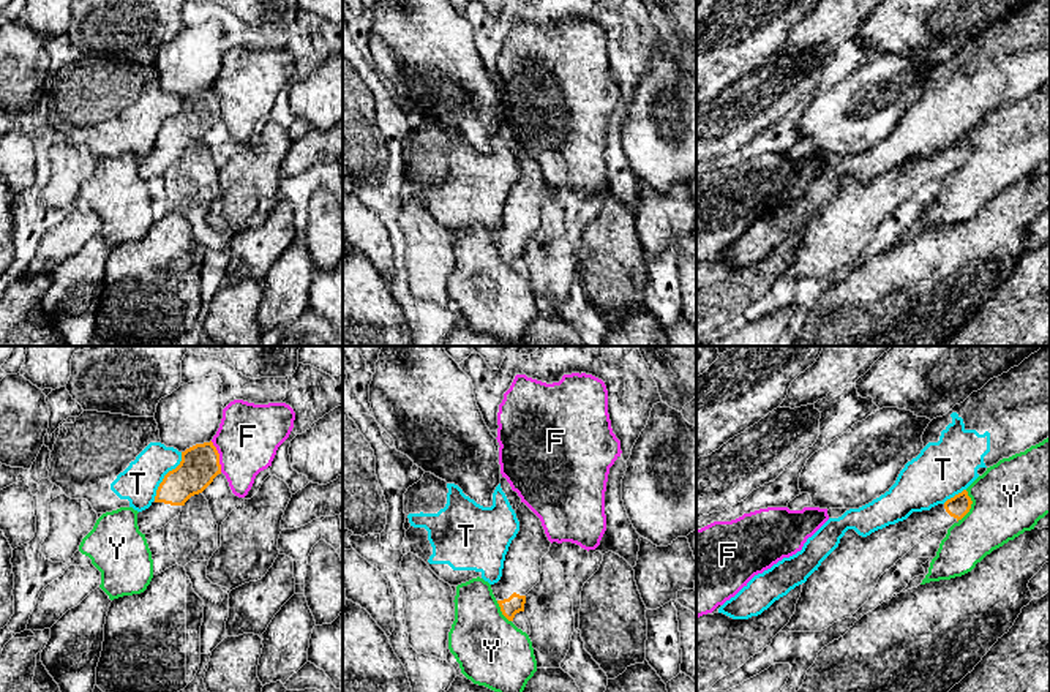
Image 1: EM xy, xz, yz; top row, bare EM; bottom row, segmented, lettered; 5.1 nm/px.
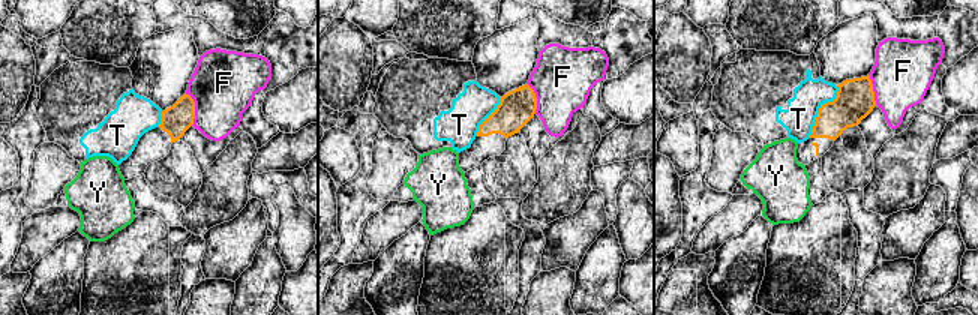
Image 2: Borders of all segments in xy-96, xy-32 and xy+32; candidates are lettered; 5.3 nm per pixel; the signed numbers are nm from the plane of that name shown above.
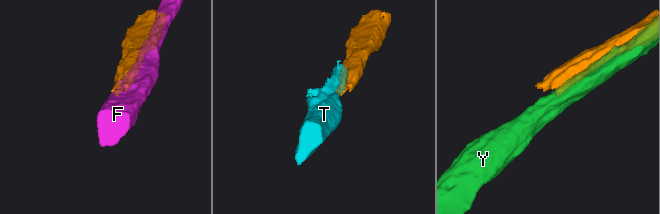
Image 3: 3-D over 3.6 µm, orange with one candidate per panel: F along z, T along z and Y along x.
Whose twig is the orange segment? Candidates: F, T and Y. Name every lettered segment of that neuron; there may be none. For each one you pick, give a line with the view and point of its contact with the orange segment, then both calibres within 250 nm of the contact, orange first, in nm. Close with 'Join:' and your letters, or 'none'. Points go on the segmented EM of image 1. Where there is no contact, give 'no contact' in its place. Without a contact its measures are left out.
Join: none

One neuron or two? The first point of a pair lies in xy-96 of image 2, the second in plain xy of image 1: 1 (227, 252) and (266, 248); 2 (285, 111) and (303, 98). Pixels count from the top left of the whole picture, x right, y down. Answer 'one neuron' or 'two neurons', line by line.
1: one neuron
2: one neuron

